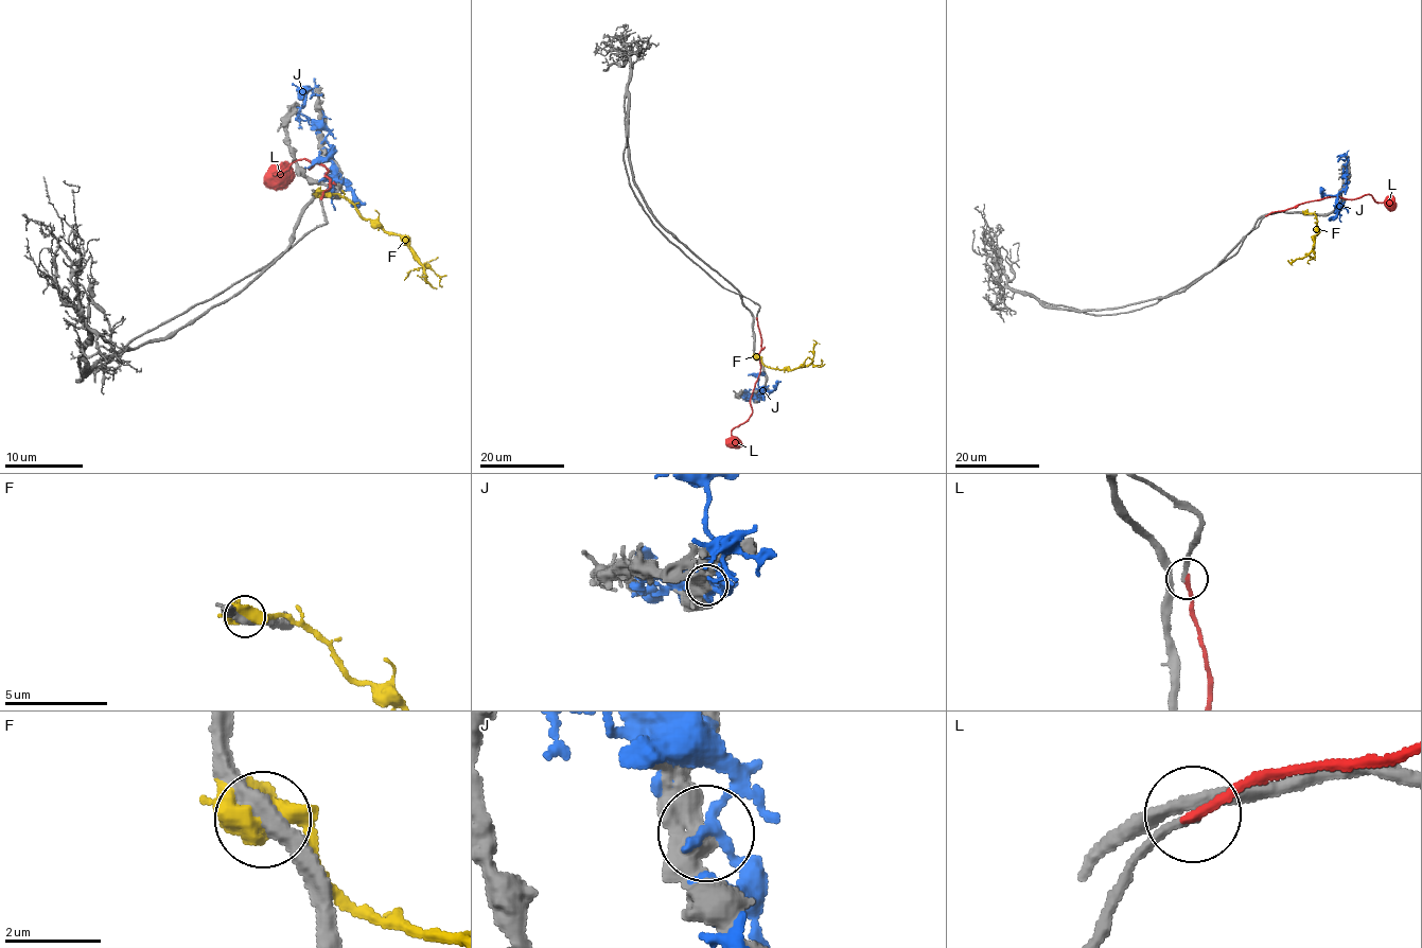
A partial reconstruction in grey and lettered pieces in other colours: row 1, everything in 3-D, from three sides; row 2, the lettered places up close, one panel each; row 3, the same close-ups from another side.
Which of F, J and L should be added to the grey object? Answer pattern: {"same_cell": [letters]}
{"same_cell": ["L"]}

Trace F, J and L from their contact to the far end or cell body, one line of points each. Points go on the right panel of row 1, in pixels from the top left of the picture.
F: (1305, 213), (1315, 215), (1314, 247), (1304, 257), (1292, 262), (1287, 260)
J: (1345, 185), (1337, 194), (1338, 211), (1329, 220)
L: (1266, 215), (1337, 196), (1347, 199), (1369, 194), (1388, 208), (1396, 205)

